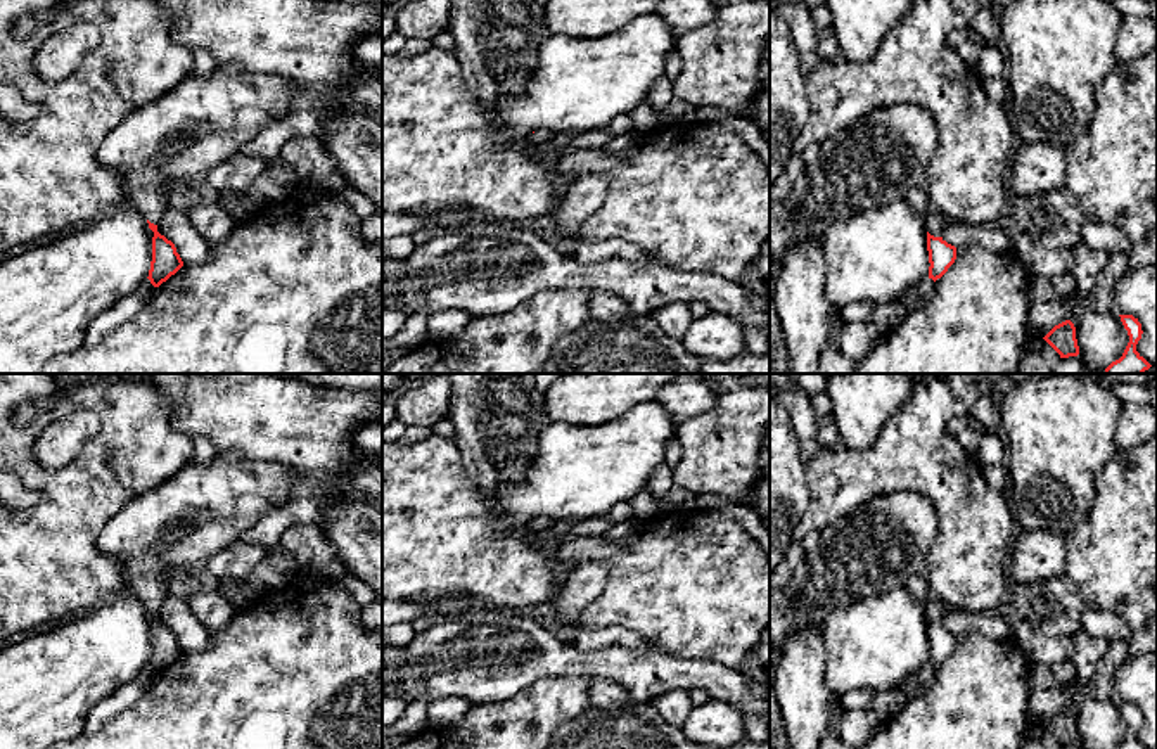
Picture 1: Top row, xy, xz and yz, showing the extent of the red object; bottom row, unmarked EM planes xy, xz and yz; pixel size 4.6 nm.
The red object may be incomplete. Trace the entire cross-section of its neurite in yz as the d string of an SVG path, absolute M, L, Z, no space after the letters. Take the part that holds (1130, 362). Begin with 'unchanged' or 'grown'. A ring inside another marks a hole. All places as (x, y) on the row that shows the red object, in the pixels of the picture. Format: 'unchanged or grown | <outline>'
unchanged | M1119 315L1124 329L1128 330L1129 342L1122 356L1112 362L1105 374L1143 374L1152 365L1136 351L1136 344L1141 339L1141 323L1133 315Z

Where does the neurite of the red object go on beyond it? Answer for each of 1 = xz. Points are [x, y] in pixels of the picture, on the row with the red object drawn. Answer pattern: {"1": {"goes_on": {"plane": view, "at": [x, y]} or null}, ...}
{"1": {"goes_on": null}}

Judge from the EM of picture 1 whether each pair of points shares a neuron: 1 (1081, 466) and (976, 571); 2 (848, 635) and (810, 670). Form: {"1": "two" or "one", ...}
{"1": "two", "2": "two"}

